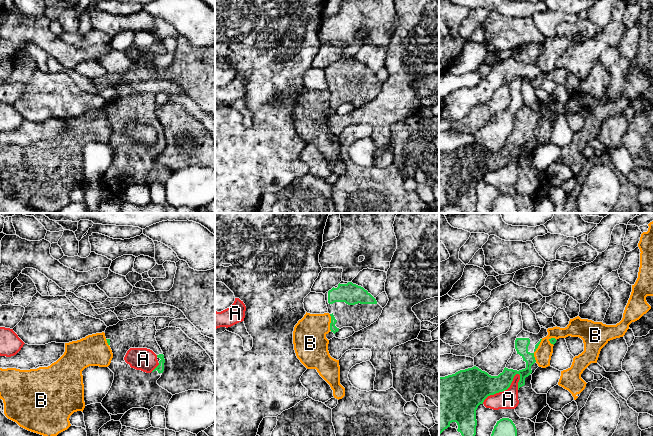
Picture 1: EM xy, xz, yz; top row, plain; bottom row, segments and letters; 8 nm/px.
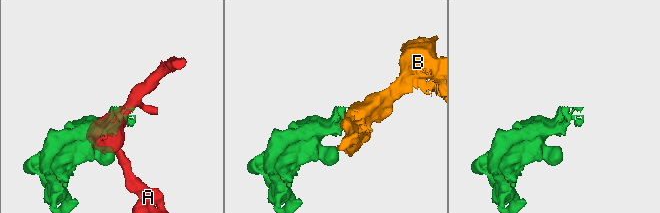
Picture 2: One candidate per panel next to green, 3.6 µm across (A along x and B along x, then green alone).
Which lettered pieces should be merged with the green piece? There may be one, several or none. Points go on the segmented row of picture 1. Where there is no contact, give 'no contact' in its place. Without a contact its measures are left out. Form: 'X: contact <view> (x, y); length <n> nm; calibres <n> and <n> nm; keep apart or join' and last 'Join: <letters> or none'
A: contact yz (503, 390); length 380 nm; calibres 280 and 160 nm; keep apart
B: contact xz (331, 322); length 140 nm; calibres 60 and 280 nm; keep apart
Join: none

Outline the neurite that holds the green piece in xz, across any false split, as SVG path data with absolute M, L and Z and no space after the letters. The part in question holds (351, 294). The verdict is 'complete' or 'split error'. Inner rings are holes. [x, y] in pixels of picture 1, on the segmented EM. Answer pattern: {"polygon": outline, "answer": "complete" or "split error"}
{"polygon": "M341 281L324 295L331 316L330 330L334 334L343 327L352 327L355 332L358 332L376 322L383 310L367 290L352 282Z", "answer": "split error"}

